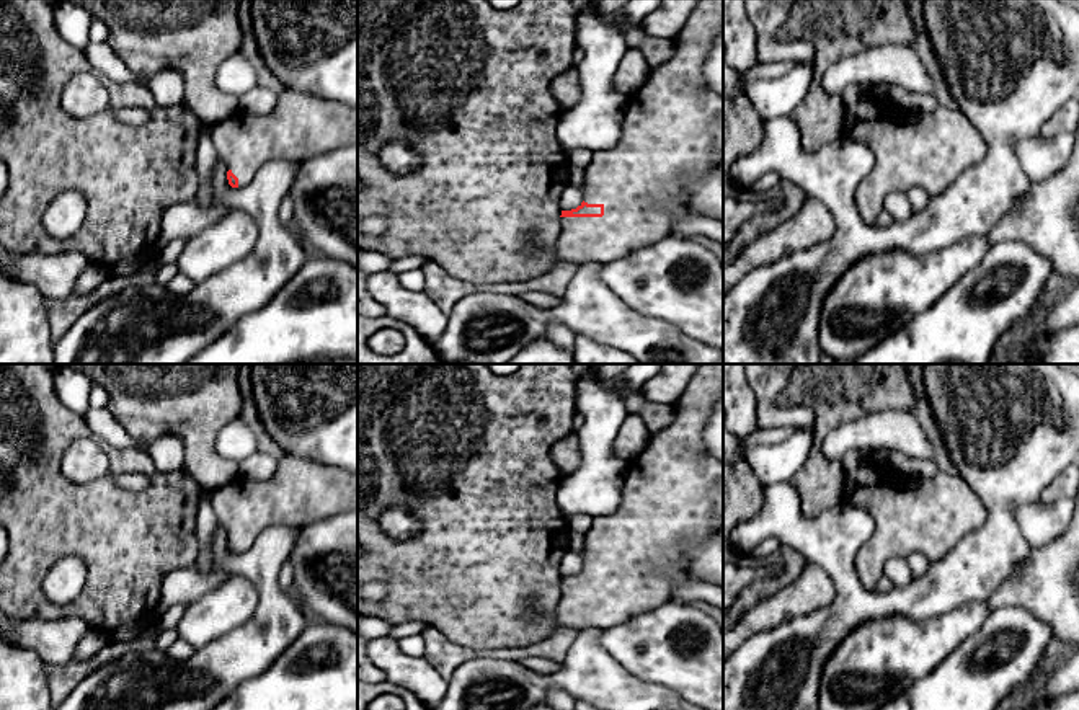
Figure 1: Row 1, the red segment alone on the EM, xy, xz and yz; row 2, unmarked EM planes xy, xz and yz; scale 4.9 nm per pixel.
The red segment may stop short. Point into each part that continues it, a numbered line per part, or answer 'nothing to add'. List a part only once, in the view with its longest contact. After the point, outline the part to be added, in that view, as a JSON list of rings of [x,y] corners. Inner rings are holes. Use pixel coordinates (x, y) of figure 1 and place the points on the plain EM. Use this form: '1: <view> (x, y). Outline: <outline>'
1: xz (673, 493). Outline: [[[700,364],[673,405],[673,423],[651,434],[643,450],[630,462],[619,509],[607,516],[593,517],[591,529],[586,534],[583,561],[588,570],[602,570],[604,581],[560,583],[557,627],[609,628],[674,599],[674,575],[694,579],[689,573],[686,544],[689,540],[707,540],[723,524],[723,464],[705,450],[702,439],[708,416],[720,397],[723,397],[723,364]]]

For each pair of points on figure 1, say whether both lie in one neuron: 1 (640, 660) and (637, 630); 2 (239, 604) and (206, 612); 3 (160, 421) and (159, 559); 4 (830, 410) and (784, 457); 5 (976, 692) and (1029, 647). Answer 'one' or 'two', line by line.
1: one
2: one
3: two
4: two
5: one

